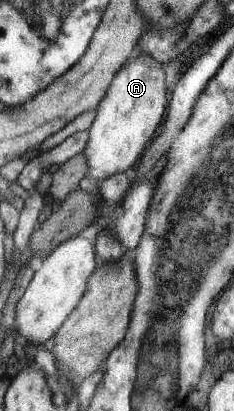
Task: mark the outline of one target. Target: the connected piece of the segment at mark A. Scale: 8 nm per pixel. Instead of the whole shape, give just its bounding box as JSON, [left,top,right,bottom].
[83,53,167,181]

